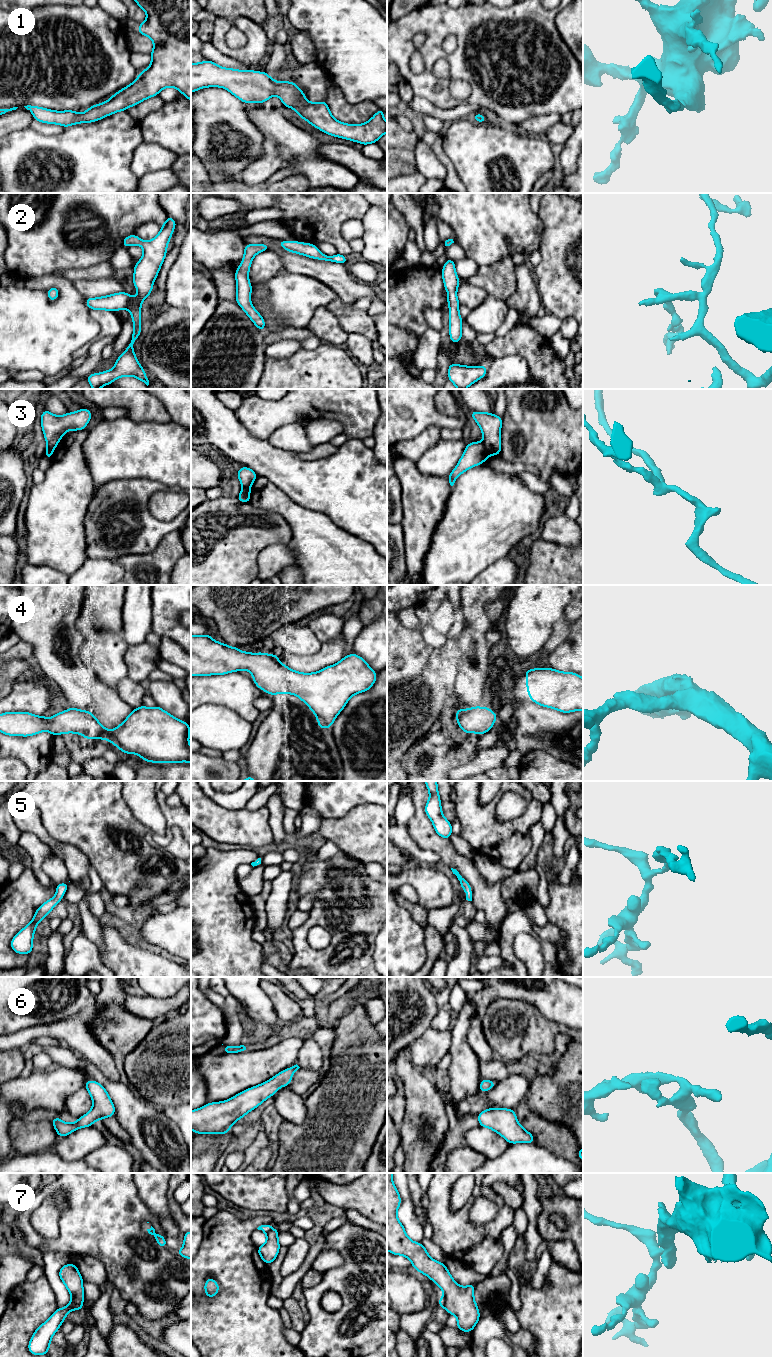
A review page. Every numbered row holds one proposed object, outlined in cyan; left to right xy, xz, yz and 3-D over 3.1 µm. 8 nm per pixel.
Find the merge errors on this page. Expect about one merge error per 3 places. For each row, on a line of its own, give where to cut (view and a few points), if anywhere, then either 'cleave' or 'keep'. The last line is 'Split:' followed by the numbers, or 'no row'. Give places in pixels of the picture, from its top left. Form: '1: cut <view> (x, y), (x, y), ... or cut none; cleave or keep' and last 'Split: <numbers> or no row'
1: cut none; keep
2: cut none; keep
3: cut yz (481, 443), (488, 455); cleave
4: cut none; keep
5: cut none; keep
6: cut none; keep
7: cut xy (72, 1299), (71, 1309); cleave
Split: 3, 7

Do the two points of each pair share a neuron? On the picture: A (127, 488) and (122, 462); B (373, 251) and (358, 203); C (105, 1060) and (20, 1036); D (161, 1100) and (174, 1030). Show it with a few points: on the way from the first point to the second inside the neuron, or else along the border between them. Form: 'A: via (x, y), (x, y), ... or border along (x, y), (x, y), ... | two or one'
A: border along (149, 479), (119, 478), (102, 485) | two
B: border along (371, 206), (361, 219) | two
C: via (84, 1042), (73, 1031), (41, 1031) | one
D: via (164, 1083), (167, 1070), (174, 1063), (174, 1047) | one

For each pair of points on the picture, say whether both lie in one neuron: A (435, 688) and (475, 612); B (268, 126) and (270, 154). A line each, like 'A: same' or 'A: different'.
A: different
B: different

